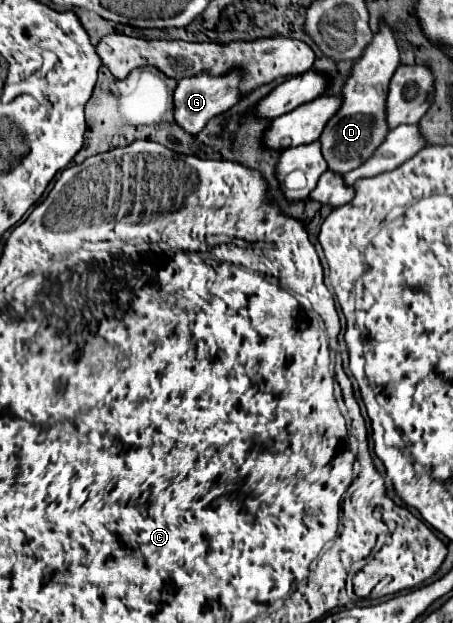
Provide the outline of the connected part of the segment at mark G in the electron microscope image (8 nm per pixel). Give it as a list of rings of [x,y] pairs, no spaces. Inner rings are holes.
[[[193,76],[191,80],[177,82],[177,88],[173,92],[175,122],[191,136],[199,134],[213,116],[227,112],[241,100],[241,96],[235,96],[235,84],[239,84],[237,76]]]

